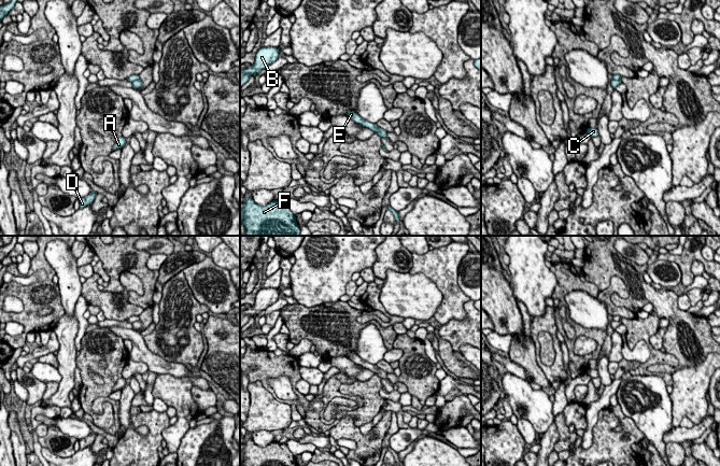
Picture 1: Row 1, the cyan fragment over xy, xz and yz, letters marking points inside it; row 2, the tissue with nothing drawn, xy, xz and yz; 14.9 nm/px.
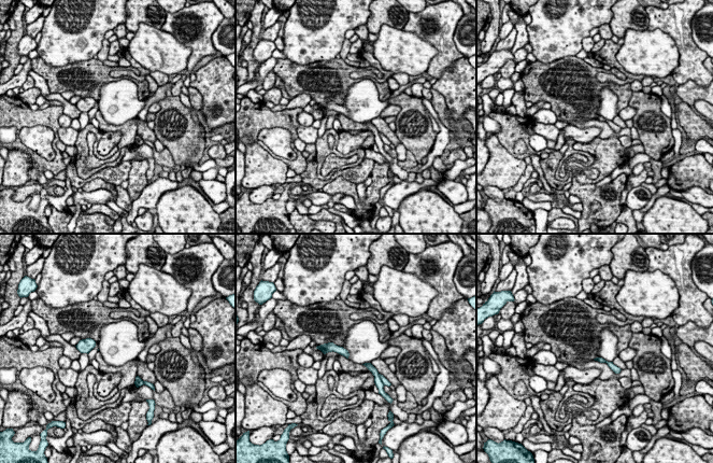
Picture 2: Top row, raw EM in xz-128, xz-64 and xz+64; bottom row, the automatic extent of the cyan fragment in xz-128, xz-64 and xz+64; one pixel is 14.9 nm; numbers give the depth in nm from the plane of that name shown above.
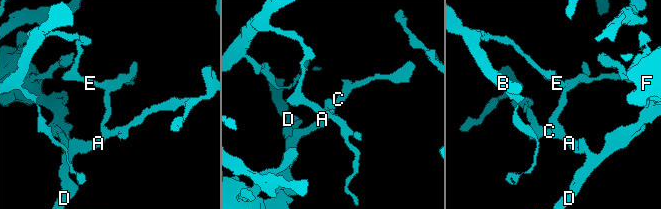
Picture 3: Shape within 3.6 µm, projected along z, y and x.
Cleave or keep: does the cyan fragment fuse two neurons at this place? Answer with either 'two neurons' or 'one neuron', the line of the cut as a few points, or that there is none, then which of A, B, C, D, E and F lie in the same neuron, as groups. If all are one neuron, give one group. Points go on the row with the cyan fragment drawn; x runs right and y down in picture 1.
two neurons; cut xz (373, 124), (378, 132); groups A C D F / B E

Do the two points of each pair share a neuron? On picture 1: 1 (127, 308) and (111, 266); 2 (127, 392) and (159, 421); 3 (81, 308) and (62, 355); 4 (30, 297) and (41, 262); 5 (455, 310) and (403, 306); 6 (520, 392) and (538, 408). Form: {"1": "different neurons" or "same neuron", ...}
{"1": "different neurons", "2": "different neurons", "3": "different neurons", "4": "same neuron", "5": "different neurons", "6": "same neuron"}

